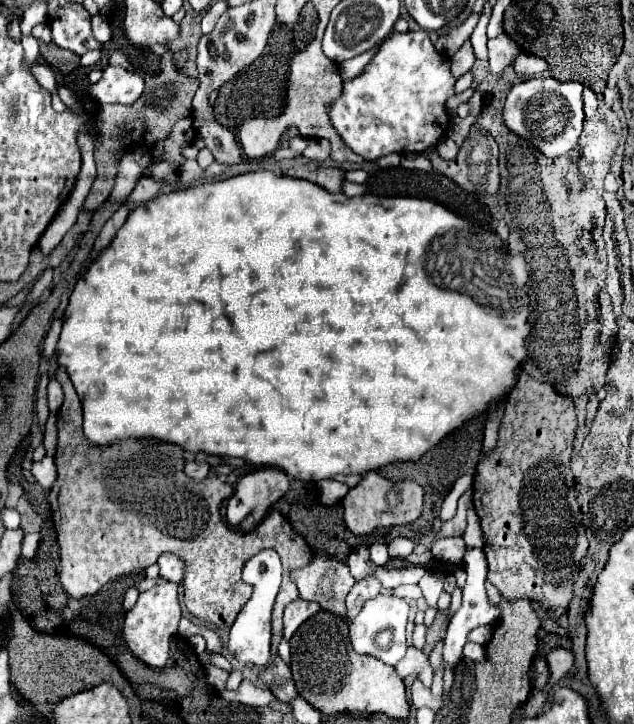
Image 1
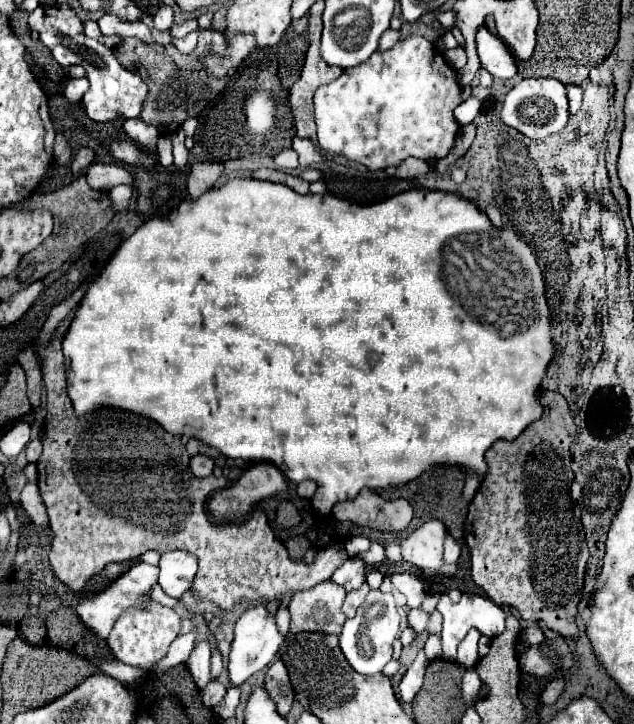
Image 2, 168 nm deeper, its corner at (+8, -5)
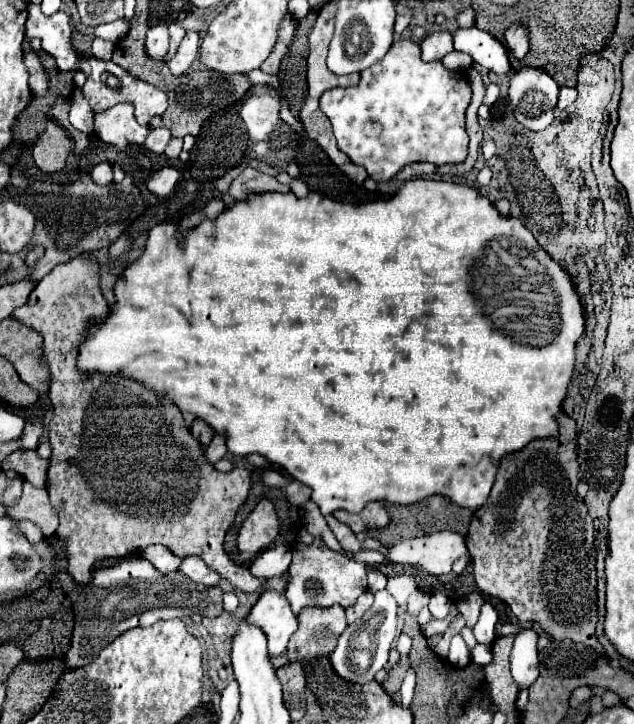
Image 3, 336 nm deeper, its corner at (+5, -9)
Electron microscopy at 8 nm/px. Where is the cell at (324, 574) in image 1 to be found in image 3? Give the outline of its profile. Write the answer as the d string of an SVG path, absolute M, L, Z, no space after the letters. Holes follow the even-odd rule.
M331 606L329 610L305 608L297 618L299 630L287 646L291 662L329 656L335 650L341 632L347 628L345 610L341 606Z

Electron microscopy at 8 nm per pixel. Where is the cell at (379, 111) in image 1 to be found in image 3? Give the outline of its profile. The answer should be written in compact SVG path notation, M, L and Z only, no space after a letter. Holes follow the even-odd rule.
M399 38L399 40L395 40L395 42L391 44L389 52L387 52L377 64L373 64L373 66L369 66L369 70L363 70L363 72L361 72L361 82L359 82L357 86L353 86L353 88L333 88L333 90L327 90L327 92L321 96L321 110L327 114L327 118L329 118L331 124L333 124L333 134L335 134L335 138L337 138L337 148L339 148L341 152L345 152L353 164L363 166L363 168L367 170L369 178L373 178L375 182L387 182L387 180L391 180L403 166L413 164L413 162L431 162L431 164L435 164L435 166L459 164L459 162L463 162L463 160L467 158L467 144L469 144L469 136L467 136L467 130L465 130L465 110L467 110L467 106L469 106L469 100L471 100L471 86L469 86L469 82L467 82L467 74L465 74L465 72L461 72L461 70L447 70L441 62L423 62L423 60L421 60L419 44L413 42L411 38ZM421 84L449 84L449 102L443 100L443 98L441 98L441 100L439 100L439 98L437 98L437 100L431 100L431 98L429 98L429 102L415 102L415 96L417 96L417 94L431 94L431 92L421 92L421 88L419 88L419 92L417 92L417 86L421 86Z

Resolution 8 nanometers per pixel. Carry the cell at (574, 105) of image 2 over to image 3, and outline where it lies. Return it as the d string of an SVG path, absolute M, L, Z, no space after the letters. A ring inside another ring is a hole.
M561 88L559 90L557 108L567 108L571 102L575 102L575 98L577 98L577 90L575 88Z

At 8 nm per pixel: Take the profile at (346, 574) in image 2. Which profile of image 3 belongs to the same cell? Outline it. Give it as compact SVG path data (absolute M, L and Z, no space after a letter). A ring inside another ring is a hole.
M319 538L311 544L295 544L293 562L289 566L289 582L285 588L285 596L295 614L299 614L305 606L331 608L339 604L343 608L353 606L353 602L367 590L367 566L363 562L355 562L343 554L329 550Z

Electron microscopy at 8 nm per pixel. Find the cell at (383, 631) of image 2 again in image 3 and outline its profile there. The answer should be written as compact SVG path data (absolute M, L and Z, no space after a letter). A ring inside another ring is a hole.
M387 590L375 592L375 604L363 614L361 620L349 624L345 632L339 636L339 644L329 656L333 672L351 684L367 684L373 676L385 668L389 648L397 636L397 602Z

